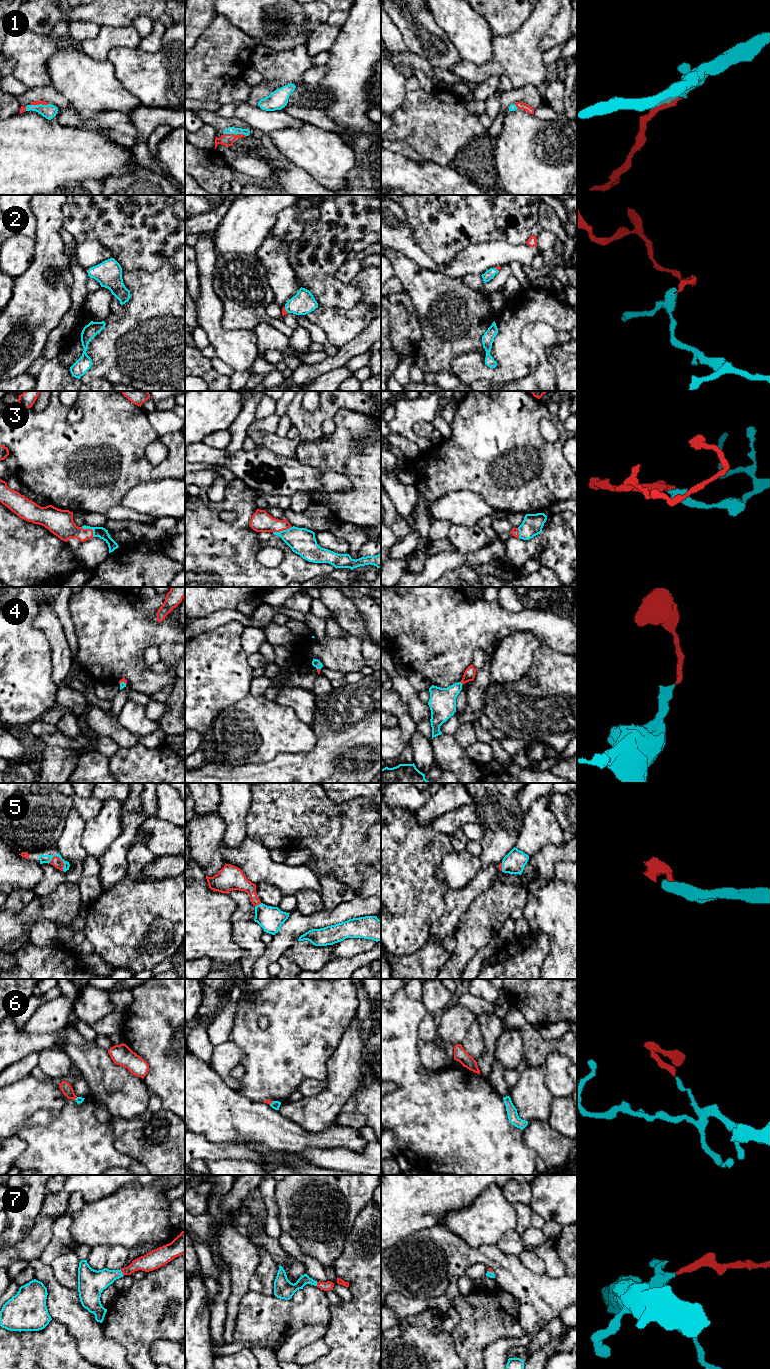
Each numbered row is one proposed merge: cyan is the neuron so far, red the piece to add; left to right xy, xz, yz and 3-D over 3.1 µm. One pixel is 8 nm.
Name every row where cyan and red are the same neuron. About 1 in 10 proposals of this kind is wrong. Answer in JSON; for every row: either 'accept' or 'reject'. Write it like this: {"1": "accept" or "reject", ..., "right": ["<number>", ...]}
{"1": "accept", "2": "accept", "3": "accept", "4": "accept", "5": "accept", "6": "accept", "7": "accept", "right": ["1", "2", "3", "4", "5", "6", "7"]}

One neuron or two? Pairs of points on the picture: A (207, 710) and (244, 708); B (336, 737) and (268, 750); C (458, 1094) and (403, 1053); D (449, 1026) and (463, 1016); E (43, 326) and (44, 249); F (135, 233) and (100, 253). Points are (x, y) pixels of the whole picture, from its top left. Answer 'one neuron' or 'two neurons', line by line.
A: two neurons
B: two neurons
C: one neuron
D: one neuron
E: one neuron
F: two neurons

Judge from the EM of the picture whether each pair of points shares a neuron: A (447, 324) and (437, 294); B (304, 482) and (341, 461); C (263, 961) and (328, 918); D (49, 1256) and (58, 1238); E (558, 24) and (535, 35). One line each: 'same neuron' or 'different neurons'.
A: same neuron
B: different neurons
C: same neuron
D: same neuron
E: different neurons

